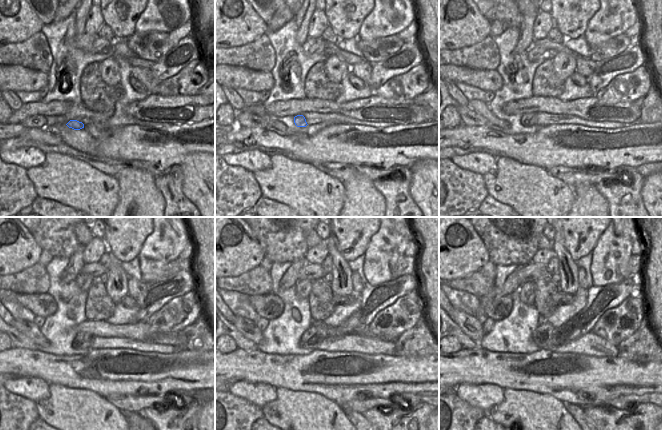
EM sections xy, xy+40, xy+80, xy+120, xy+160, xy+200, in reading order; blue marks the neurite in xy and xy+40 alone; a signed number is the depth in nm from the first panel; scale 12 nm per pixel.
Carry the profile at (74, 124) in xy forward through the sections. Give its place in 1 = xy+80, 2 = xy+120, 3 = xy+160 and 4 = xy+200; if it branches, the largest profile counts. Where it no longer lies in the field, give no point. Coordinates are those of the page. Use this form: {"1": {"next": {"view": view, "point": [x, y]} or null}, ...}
{"1": {"next": {"view": "xy+80", "point": [527, 120]}}, "2": {"next": {"view": "xy+120", "point": [83, 340]}}, "3": {"next": {"view": "xy+160", "point": [312, 337]}}, "4": {"next": {"view": "xy+200", "point": [540, 336]}}}

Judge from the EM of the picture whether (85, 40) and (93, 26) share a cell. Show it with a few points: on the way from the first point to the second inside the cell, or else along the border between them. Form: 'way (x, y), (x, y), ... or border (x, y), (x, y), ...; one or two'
border (85, 32), (95, 35); two

